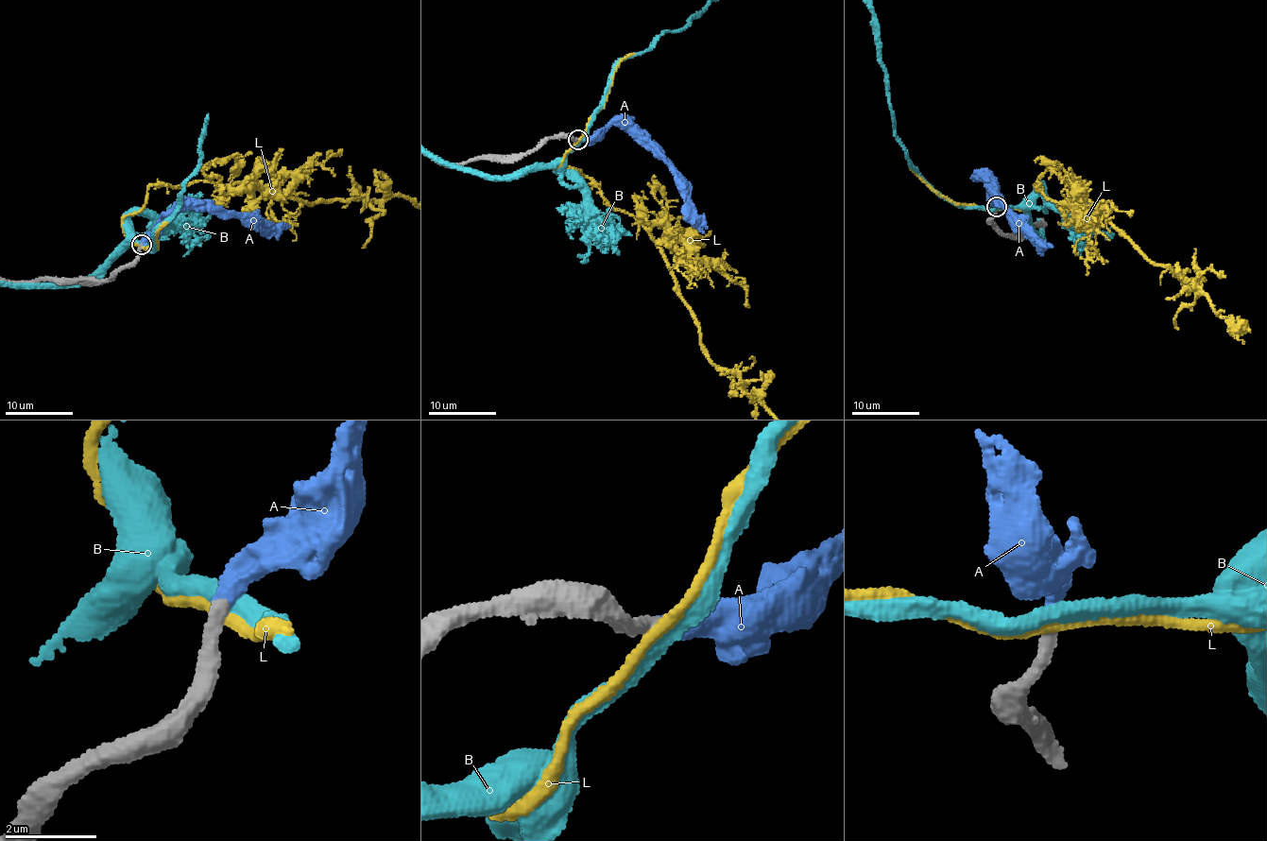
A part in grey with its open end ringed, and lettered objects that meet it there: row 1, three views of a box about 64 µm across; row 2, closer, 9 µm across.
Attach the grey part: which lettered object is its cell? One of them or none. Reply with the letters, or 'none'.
A

